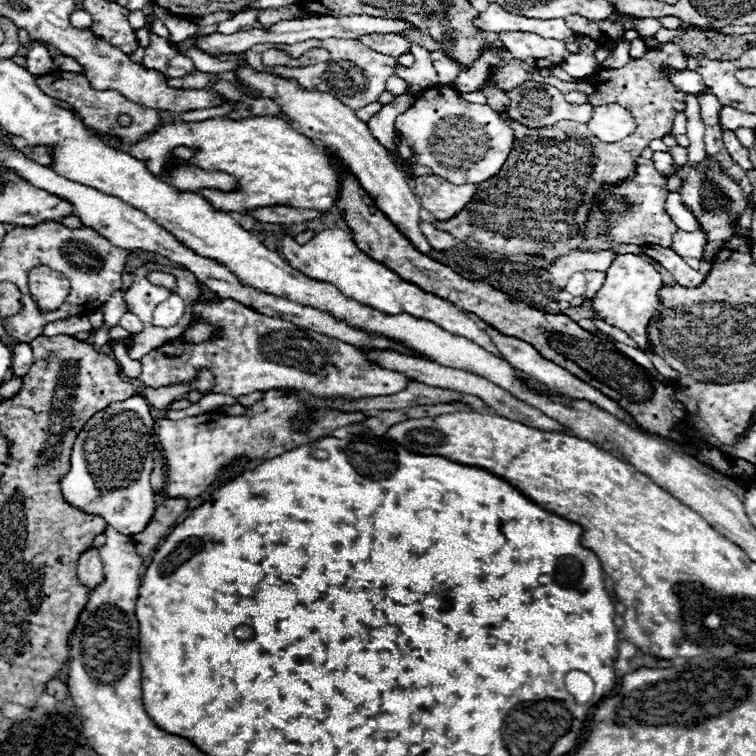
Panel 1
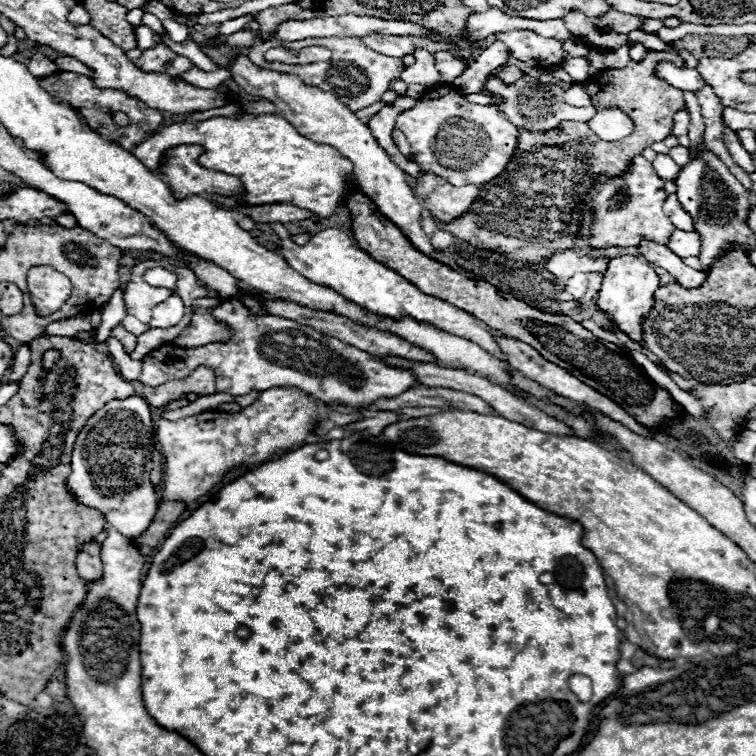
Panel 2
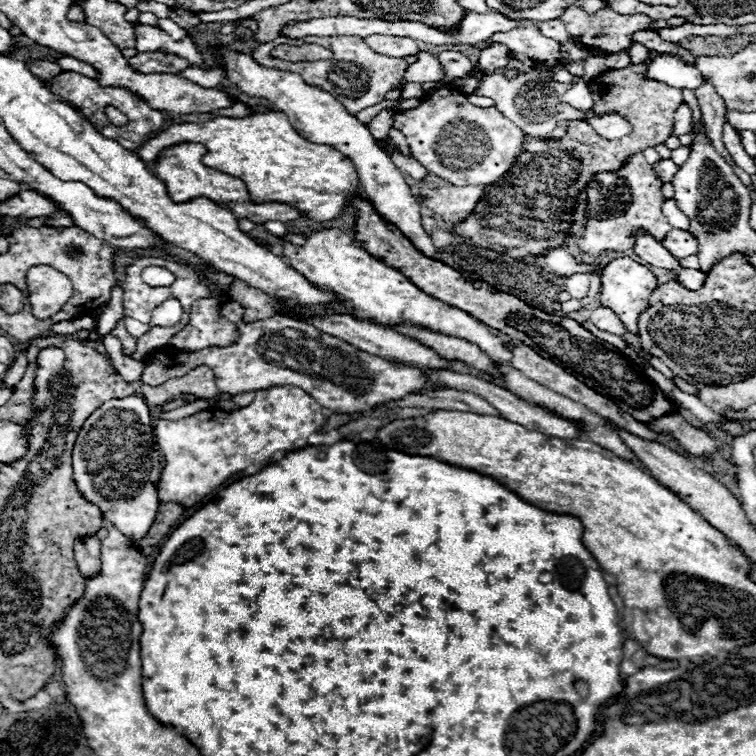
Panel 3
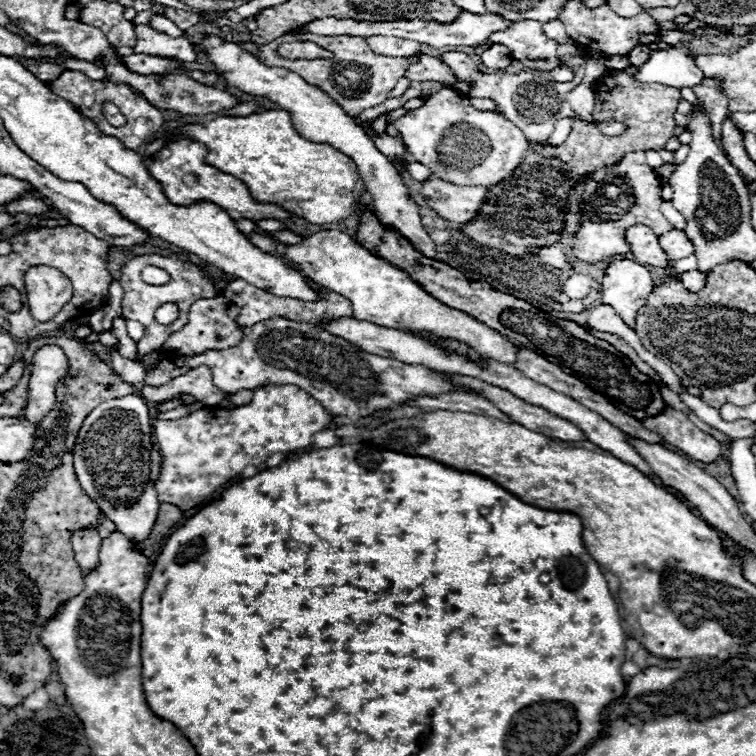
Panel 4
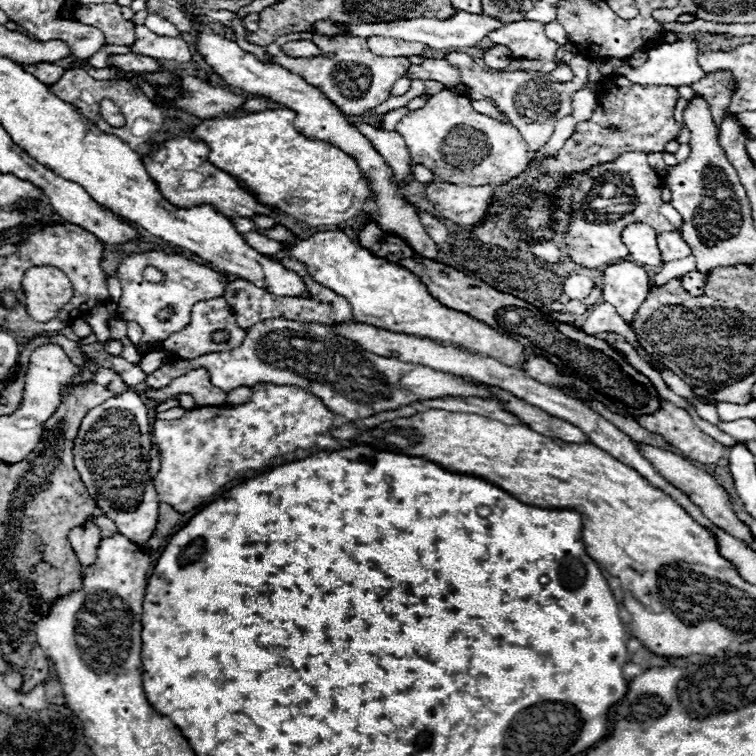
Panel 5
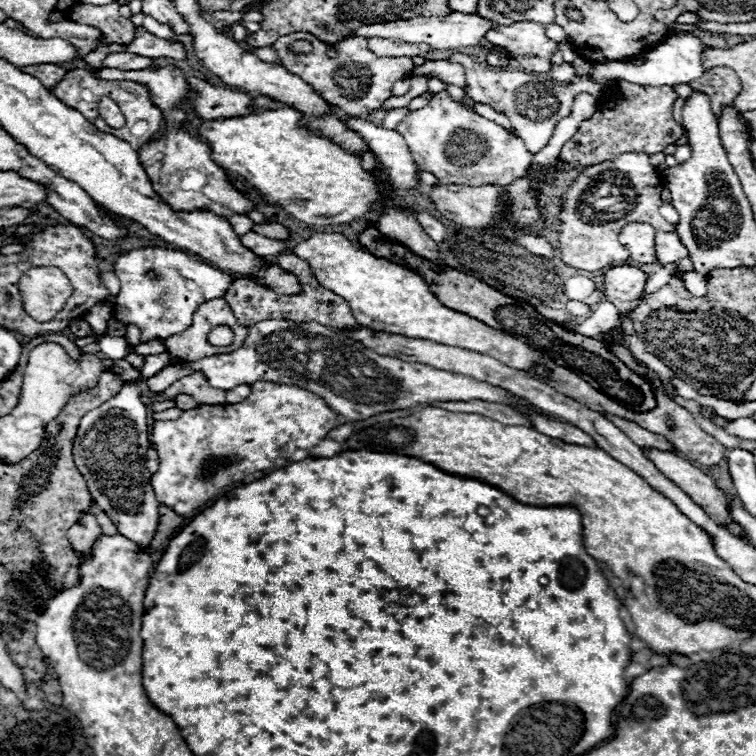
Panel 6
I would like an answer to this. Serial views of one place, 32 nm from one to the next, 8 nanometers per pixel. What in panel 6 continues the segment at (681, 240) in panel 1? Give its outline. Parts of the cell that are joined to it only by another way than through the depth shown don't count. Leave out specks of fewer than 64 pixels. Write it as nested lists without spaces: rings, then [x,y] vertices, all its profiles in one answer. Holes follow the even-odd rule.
[[[656,232],[656,250],[660,264],[676,262],[688,256],[688,248],[684,248],[676,232]]]

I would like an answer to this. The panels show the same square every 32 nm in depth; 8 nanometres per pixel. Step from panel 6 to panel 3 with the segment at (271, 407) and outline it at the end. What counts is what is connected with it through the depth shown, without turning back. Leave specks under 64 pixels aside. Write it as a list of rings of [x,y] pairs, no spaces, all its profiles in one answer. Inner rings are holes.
[[[272,386],[258,390],[250,406],[236,412],[208,408],[182,420],[158,420],[156,442],[164,454],[164,470],[156,484],[162,502],[194,506],[230,474],[250,464],[266,464],[278,450],[298,450],[308,446],[308,436],[324,424],[324,408],[296,386]]]

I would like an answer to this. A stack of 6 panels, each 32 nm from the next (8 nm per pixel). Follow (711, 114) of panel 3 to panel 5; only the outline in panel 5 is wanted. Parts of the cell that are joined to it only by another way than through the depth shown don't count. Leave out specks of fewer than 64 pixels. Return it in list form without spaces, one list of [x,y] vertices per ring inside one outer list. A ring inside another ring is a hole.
[[[716,72],[716,74],[708,74],[704,76],[700,82],[692,84],[692,90],[706,100],[710,112],[712,112],[712,120],[716,124],[716,130],[720,128],[720,122],[726,116],[726,110],[730,106],[730,88],[728,88],[728,78],[730,74],[726,72]]]

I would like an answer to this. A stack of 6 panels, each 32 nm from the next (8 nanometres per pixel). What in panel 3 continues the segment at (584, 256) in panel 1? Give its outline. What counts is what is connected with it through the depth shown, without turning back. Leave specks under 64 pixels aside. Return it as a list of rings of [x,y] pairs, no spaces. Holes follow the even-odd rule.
[[[556,248],[556,250],[550,250],[544,260],[548,262],[548,270],[552,270],[554,274],[558,276],[572,276],[576,272],[590,272],[590,264],[584,264],[584,262],[578,262],[570,252],[566,252],[566,248]]]

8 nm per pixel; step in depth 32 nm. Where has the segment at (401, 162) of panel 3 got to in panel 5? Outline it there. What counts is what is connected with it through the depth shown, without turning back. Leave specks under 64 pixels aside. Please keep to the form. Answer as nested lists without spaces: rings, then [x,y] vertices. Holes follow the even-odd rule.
[[[420,164],[412,166],[412,174],[416,181],[428,184],[434,181],[434,174]]]

